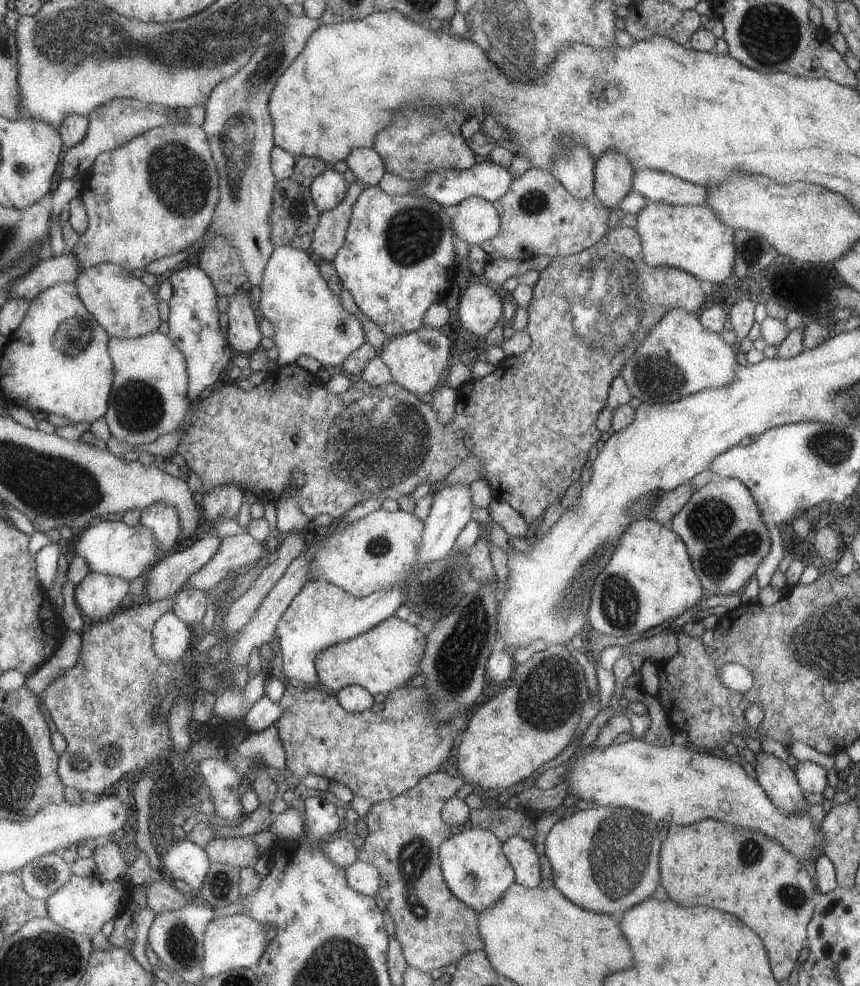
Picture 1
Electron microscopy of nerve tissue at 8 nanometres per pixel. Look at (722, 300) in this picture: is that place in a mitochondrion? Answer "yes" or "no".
no

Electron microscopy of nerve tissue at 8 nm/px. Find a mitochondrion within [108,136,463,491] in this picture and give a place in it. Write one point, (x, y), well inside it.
(180, 179)

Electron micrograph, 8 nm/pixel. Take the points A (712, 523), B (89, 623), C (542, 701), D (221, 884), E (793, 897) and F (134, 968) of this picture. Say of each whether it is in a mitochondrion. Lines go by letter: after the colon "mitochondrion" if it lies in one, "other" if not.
A: mitochondrion
B: other
C: mitochondrion
D: mitochondrion
E: mitochondrion
F: other

